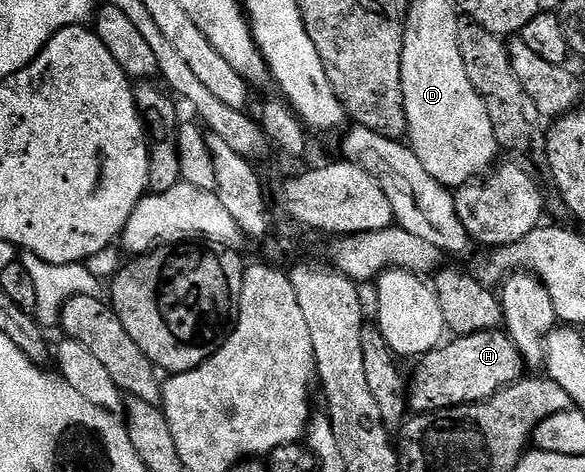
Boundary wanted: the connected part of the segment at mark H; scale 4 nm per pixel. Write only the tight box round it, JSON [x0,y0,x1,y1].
[407,330,523,414]

